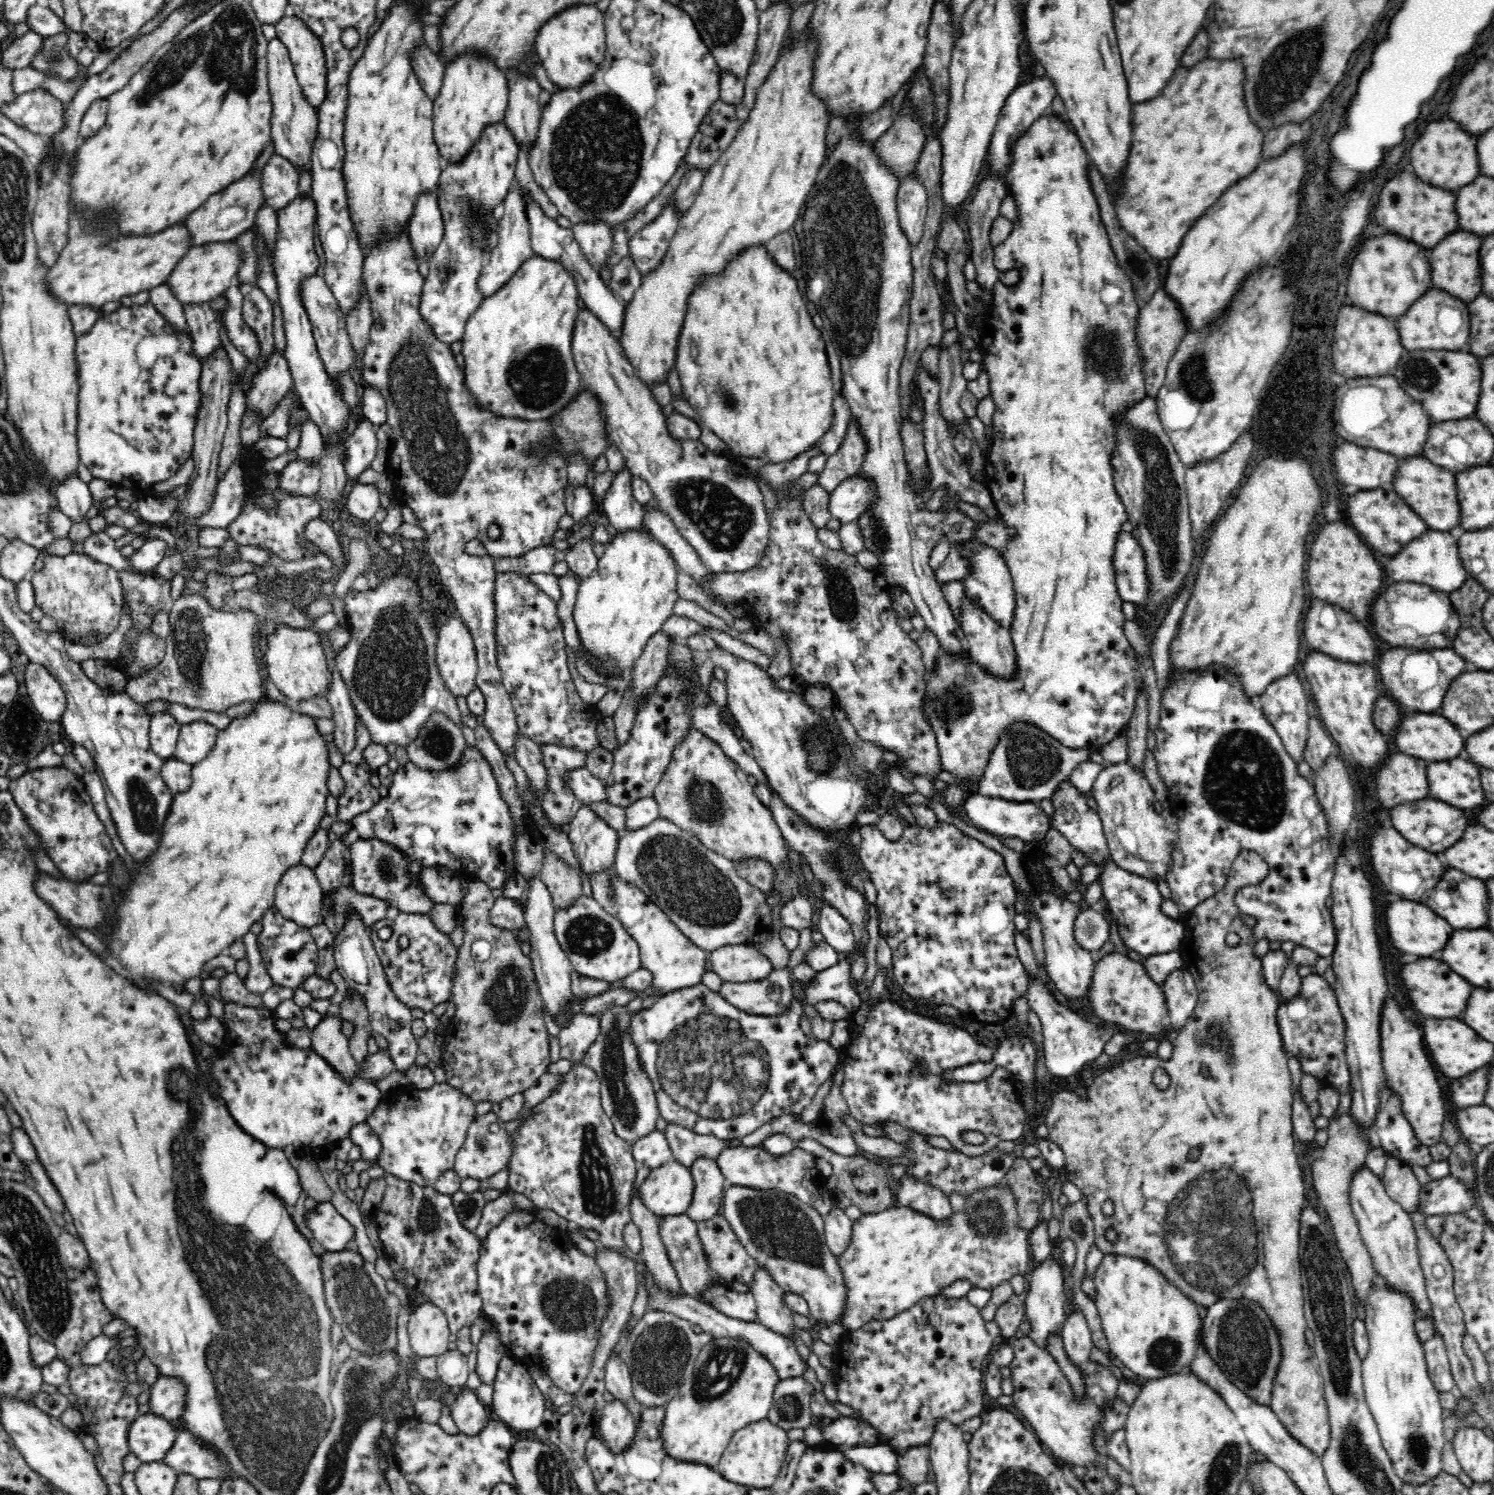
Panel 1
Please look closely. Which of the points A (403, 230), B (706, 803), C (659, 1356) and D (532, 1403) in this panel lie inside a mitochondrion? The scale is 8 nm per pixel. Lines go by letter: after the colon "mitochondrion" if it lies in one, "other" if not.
A: other
B: mitochondrion
C: mitochondrion
D: other

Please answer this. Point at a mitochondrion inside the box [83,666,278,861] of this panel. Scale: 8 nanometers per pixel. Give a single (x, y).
(143, 808)

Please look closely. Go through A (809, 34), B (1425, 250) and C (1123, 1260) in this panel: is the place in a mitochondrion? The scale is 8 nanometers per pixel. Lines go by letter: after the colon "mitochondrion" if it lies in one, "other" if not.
A: other
B: other
C: other

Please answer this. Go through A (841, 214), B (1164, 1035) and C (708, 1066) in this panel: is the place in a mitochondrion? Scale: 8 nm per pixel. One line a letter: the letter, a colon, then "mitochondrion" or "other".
A: mitochondrion
B: other
C: mitochondrion

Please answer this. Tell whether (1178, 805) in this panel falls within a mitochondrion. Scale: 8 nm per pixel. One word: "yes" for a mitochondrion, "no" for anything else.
no

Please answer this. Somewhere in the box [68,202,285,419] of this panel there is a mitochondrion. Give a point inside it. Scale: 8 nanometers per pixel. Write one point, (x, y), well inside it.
(99, 226)

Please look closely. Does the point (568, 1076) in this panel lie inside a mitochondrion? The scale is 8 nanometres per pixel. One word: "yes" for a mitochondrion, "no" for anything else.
no

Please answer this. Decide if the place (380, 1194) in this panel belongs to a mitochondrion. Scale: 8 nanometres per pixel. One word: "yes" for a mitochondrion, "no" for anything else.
no

